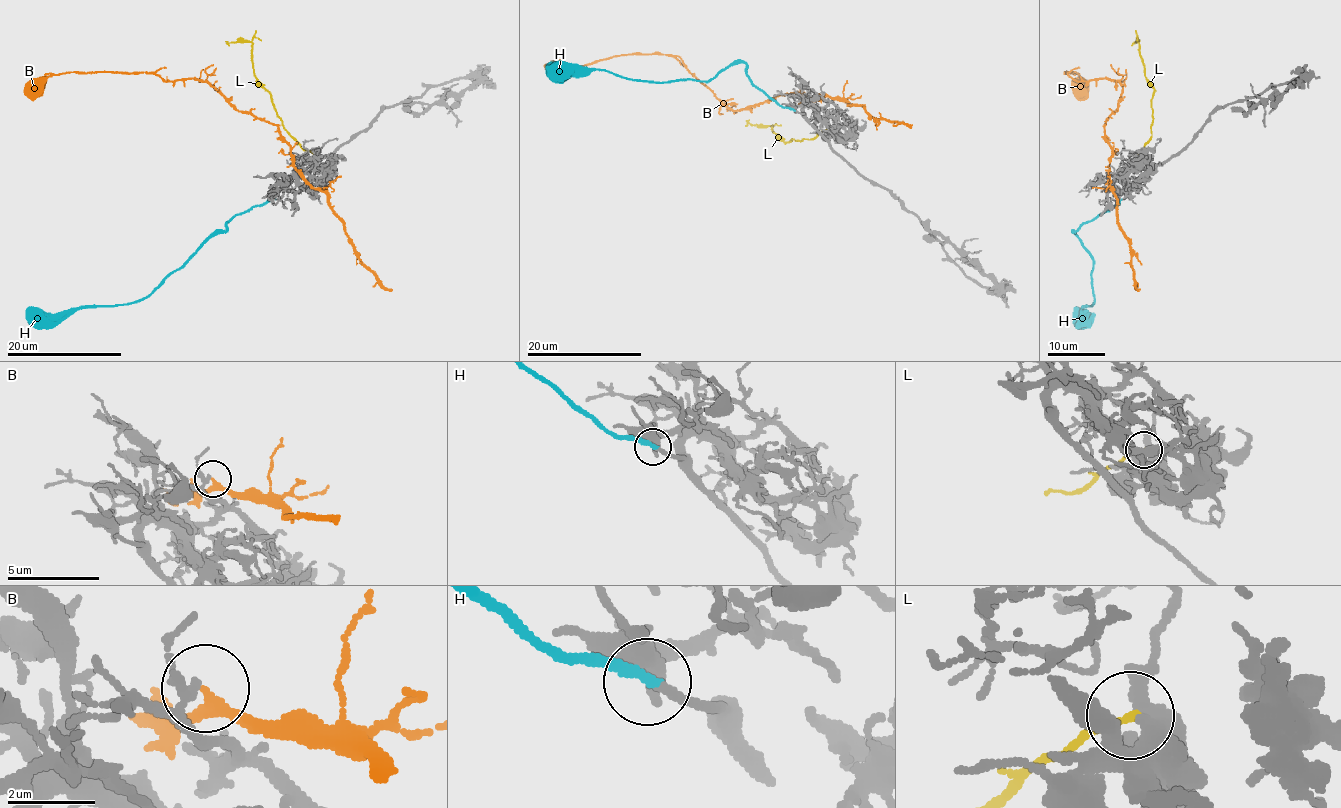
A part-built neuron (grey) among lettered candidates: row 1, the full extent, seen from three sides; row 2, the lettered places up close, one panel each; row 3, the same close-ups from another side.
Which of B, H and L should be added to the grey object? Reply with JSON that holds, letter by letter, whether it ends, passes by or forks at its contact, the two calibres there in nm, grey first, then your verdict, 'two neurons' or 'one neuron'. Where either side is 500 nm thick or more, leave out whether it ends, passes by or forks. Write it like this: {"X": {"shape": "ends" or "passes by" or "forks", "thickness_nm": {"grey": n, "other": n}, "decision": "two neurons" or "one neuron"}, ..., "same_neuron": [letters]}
{"B": {"shape": "passes by", "thickness_nm": {"grey": 110, "other": 220}, "decision": "two neurons"}, "H": {"shape": "ends", "thickness_nm": {"grey": 200, "other": 240}, "decision": "one neuron"}, "L": {"shape": "ends", "thickness_nm": {"grey": 460, "other": 180}, "decision": "two neurons"}, "same_neuron": ["H"]}

